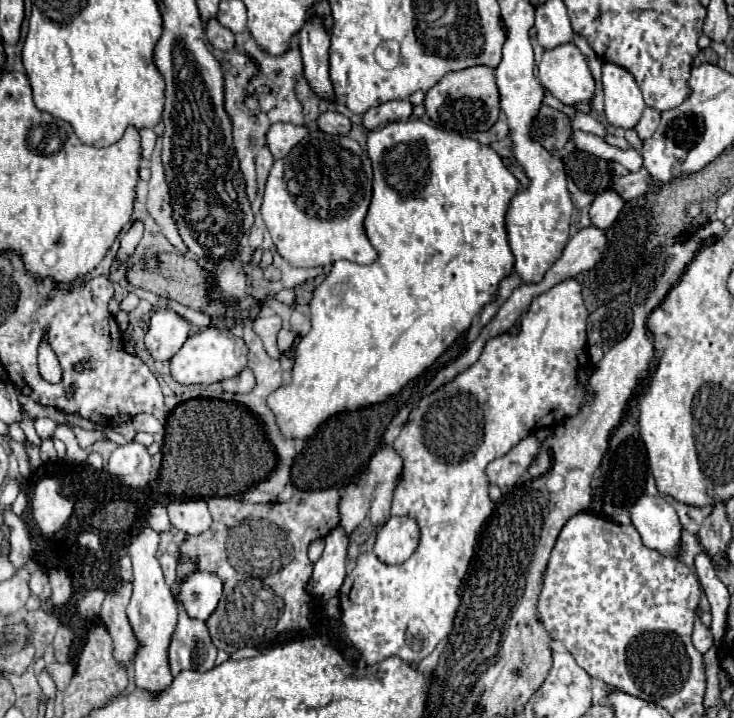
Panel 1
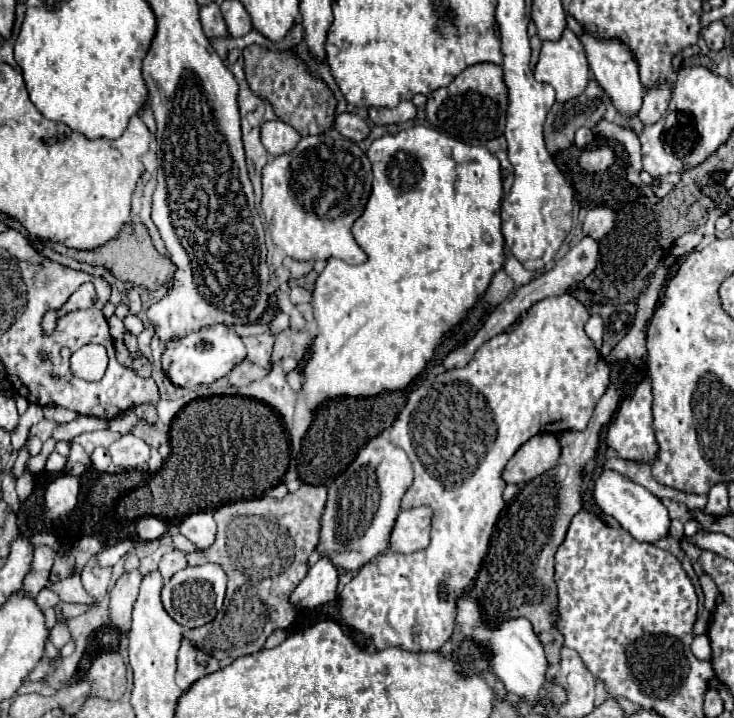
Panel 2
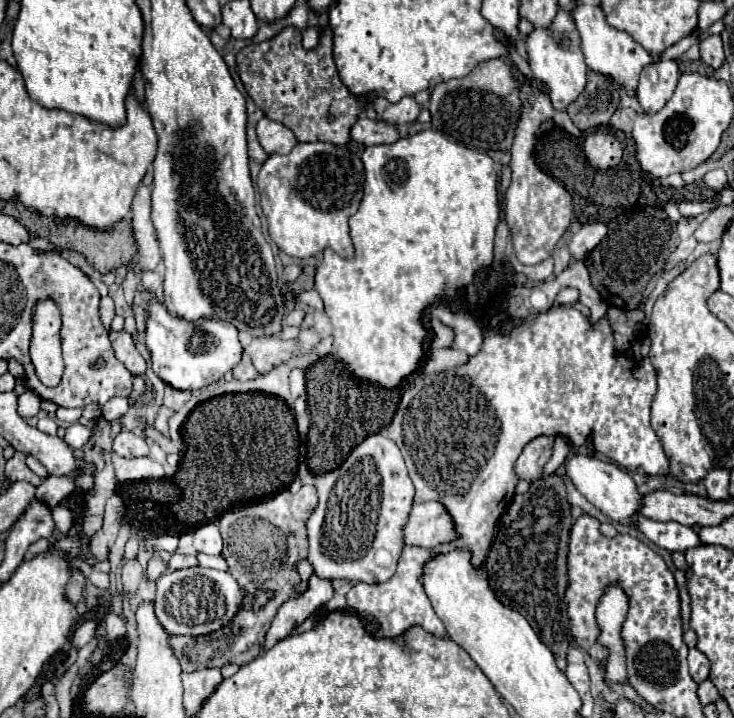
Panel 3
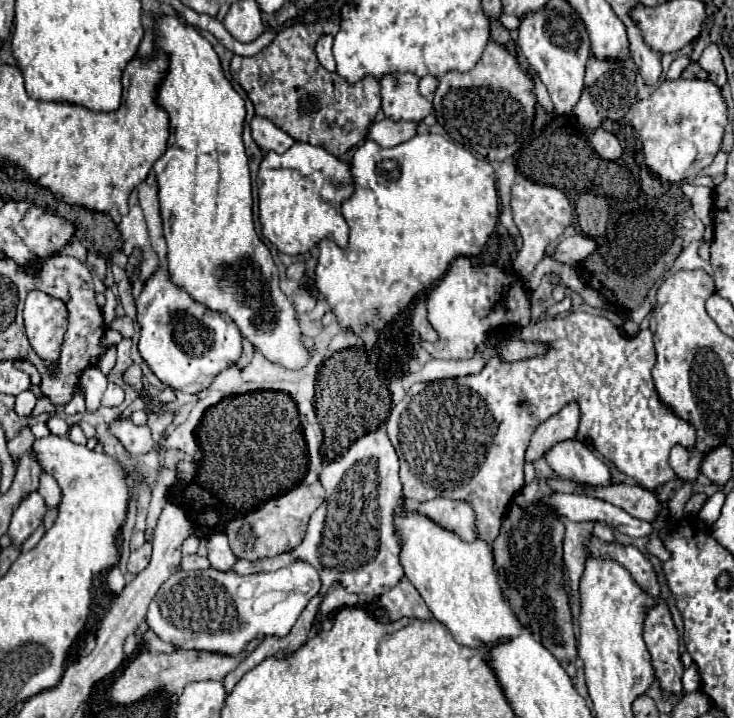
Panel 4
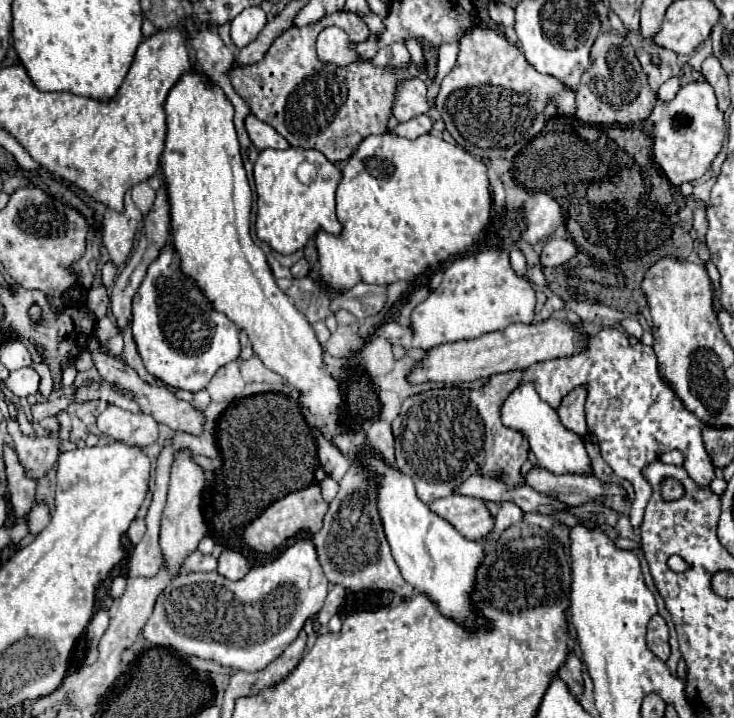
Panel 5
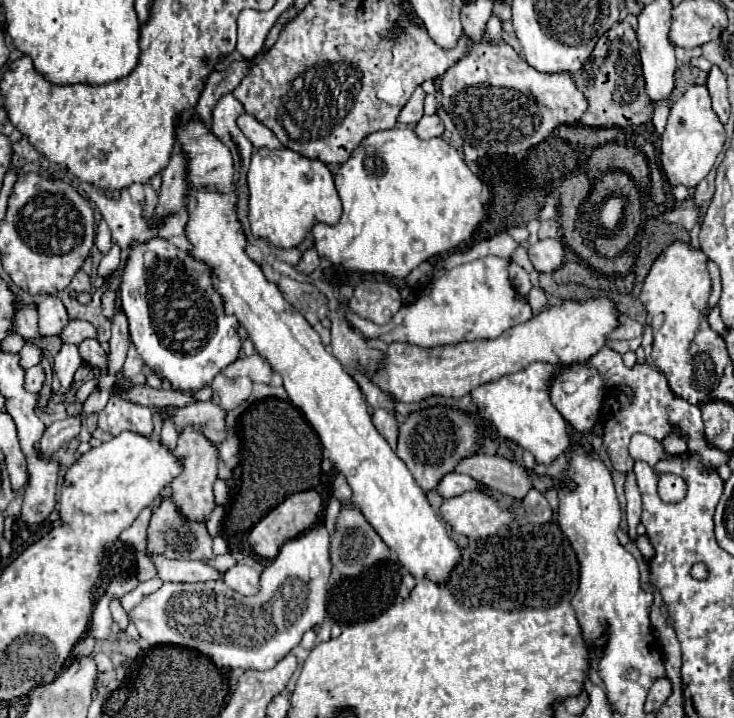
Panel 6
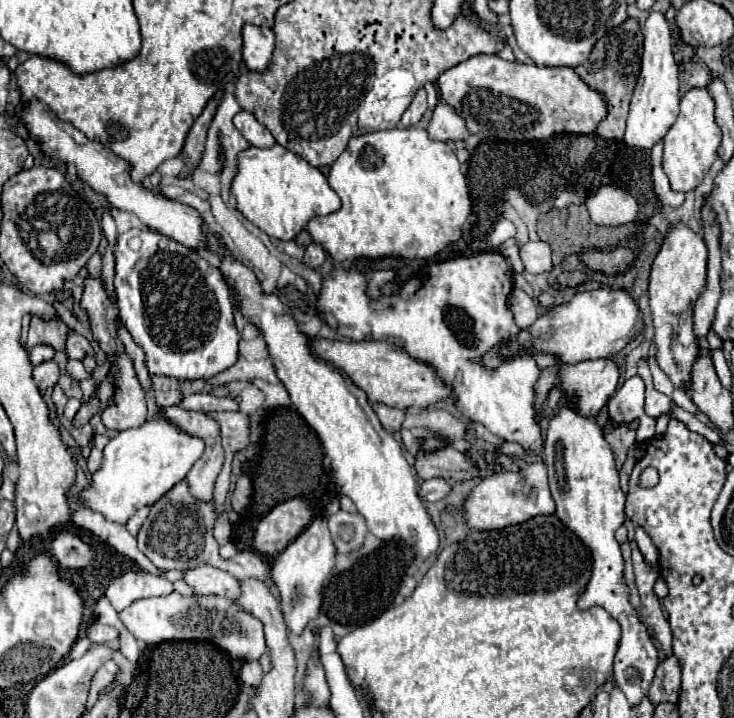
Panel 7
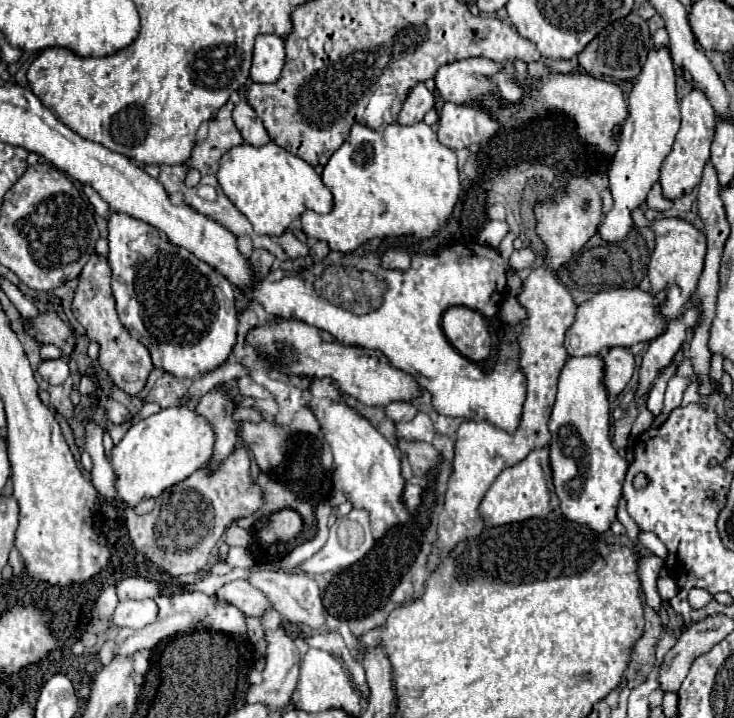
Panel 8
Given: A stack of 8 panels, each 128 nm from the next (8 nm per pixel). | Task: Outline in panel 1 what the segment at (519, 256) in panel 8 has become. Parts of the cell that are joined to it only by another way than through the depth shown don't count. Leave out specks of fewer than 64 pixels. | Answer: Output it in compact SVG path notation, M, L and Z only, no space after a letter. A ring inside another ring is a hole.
M606 190L592 202L590 220L594 226L606 230L618 218L622 208L624 208L624 198L616 190Z

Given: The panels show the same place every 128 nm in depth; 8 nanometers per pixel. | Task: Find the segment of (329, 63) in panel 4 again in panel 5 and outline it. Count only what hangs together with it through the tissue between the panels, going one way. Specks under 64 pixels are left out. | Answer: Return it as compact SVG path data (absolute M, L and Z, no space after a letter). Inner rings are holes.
M324 28L316 40L316 52L322 62L330 62L336 66L348 66L358 56L348 48L348 36L344 30Z

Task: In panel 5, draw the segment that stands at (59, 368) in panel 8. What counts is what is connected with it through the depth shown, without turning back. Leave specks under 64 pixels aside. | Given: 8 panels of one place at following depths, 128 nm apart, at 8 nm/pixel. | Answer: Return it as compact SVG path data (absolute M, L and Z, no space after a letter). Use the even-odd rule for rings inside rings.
M30 366L14 370L8 374L6 380L2 380L2 384L12 390L16 396L26 398L30 394L38 392L38 384L40 384L40 376L36 374L36 370L32 370Z

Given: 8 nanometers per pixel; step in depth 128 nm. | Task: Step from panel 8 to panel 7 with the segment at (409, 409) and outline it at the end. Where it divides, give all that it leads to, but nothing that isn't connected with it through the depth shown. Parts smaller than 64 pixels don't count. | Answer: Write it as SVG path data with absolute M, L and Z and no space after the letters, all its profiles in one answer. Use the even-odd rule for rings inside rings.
M374 404L374 410L376 410L376 414L380 418L380 424L382 424L382 428L386 432L394 434L394 432L398 432L402 428L402 422L404 422L404 412L402 410L390 408L386 404Z

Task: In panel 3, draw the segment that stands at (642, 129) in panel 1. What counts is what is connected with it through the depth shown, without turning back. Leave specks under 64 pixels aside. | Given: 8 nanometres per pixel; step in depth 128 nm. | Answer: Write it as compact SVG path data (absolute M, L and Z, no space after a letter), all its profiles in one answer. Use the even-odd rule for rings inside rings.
M662 60L656 64L648 64L640 74L638 84L638 102L648 114L656 114L664 108L664 104L672 98L674 88L678 84L680 70L676 60Z

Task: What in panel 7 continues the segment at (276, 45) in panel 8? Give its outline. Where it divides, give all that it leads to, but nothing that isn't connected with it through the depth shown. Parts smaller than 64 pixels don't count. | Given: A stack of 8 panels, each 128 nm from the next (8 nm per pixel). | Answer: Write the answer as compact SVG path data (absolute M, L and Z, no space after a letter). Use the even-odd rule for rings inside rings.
M244 24L244 28L242 28L242 58L250 70L262 72L262 68L266 68L266 64L270 64L272 50L274 50L272 28Z

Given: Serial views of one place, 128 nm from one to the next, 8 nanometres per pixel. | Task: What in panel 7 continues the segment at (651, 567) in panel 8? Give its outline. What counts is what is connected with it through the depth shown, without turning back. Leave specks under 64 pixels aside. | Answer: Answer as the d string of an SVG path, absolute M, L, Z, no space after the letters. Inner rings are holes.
M640 526L636 528L636 540L638 540L638 548L646 556L646 560L650 560L650 564L658 566L658 550L654 548L654 544L652 544L650 536L646 534L646 530L640 528Z

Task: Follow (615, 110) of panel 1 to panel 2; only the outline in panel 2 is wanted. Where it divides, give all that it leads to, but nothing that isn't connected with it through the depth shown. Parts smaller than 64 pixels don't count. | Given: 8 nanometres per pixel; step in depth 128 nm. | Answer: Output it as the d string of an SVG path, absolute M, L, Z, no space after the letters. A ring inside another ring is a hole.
M588 32L582 34L582 46L586 50L588 56L588 64L590 70L594 72L596 82L602 86L602 90L608 94L612 106L626 118L636 116L636 112L642 106L642 96L644 96L644 88L640 84L640 76L638 76L638 64L634 60L634 56L630 54L630 50L626 48L626 44L622 44L620 40L598 40L594 36L590 36Z

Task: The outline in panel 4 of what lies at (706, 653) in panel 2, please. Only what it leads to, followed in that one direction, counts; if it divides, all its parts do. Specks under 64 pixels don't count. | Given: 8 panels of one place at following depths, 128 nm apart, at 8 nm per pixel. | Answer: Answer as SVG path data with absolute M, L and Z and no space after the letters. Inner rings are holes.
M692 664L690 668L686 668L684 676L682 676L682 682L684 682L684 690L686 692L694 692L700 688L700 672L696 668L696 664Z

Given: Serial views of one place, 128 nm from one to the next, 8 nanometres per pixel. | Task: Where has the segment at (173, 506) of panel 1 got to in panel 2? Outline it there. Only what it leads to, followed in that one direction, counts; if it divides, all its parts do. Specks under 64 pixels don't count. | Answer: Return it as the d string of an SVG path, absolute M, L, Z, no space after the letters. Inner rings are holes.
M205 510L194 514L188 514L180 522L180 534L184 534L190 542L194 542L198 548L208 548L214 542L217 525L212 510Z

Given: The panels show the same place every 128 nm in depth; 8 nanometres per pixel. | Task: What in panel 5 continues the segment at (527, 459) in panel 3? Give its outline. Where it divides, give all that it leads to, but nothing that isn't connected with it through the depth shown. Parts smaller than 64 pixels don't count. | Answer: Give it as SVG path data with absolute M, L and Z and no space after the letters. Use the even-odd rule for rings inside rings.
M578 386L574 388L560 404L558 416L564 428L578 436L586 436L586 418L584 418L584 402L586 402L586 388Z

